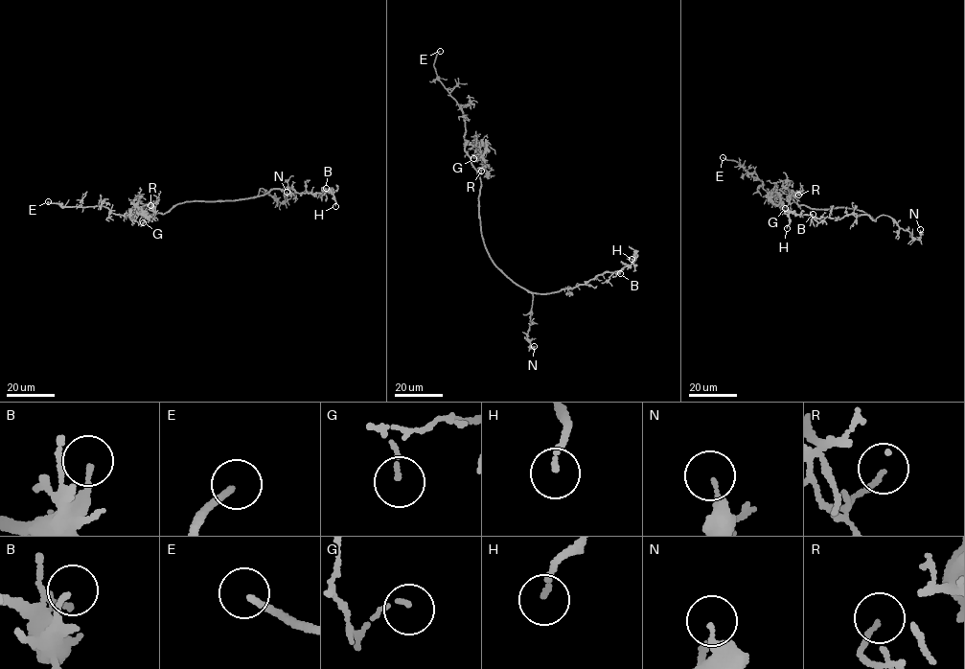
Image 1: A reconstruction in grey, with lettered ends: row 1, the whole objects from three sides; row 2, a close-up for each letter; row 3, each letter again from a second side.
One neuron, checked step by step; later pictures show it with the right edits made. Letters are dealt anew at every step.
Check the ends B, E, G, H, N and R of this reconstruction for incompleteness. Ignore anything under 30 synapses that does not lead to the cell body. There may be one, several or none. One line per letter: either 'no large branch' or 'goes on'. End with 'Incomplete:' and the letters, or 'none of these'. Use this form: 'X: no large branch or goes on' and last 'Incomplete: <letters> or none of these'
B: no large branch
E: goes on
G: no large branch
H: no large branch
N: no large branch
R: no large branch
Incomplete: E

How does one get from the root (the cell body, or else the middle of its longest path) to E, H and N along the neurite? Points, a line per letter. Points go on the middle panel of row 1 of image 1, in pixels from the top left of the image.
E: (484, 242), (478, 211), (480, 177), (465, 150), (462, 110), (437, 77), (434, 64), (440, 51)
H: (484, 242), (489, 256), (506, 276), (539, 293), (574, 288), (604, 272), (616, 272), (635, 258), (631, 259)
N: (484, 242), (497, 266), (533, 294), (526, 335), (530, 347), (534, 346)

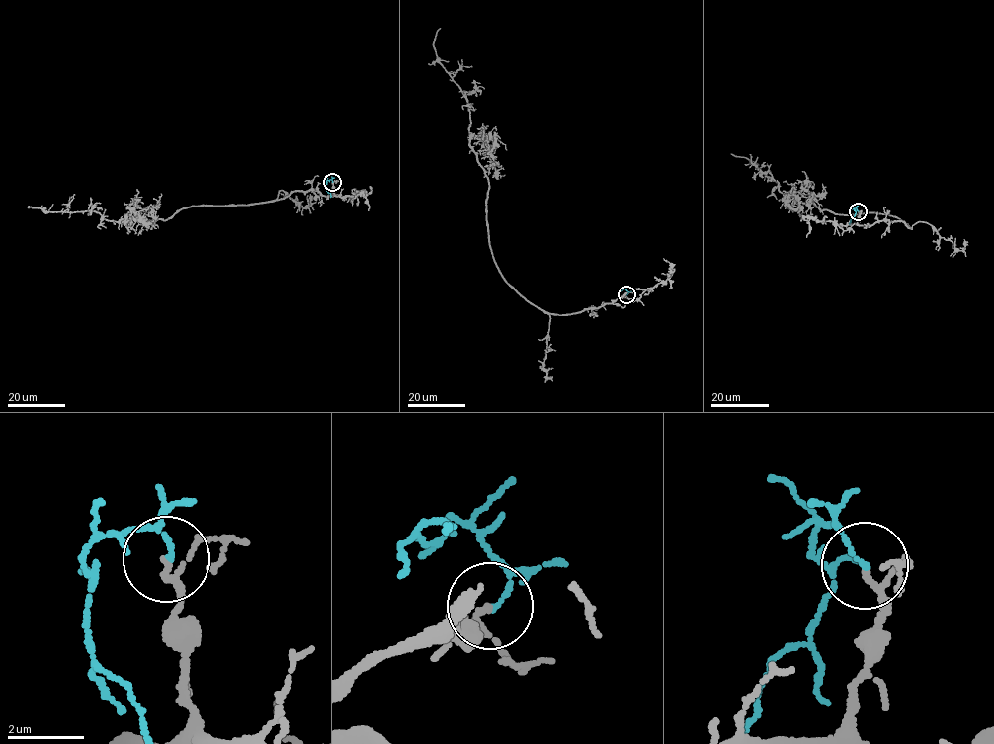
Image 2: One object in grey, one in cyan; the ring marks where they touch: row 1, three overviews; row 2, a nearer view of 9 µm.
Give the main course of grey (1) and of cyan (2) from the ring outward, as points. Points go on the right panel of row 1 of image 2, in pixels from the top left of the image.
1: (858, 211), (860, 225), (884, 219), (912, 227), (879, 213), (845, 214), (796, 201), (755, 163), (730, 153)
2: (858, 211), (854, 208), (856, 213), (849, 224)

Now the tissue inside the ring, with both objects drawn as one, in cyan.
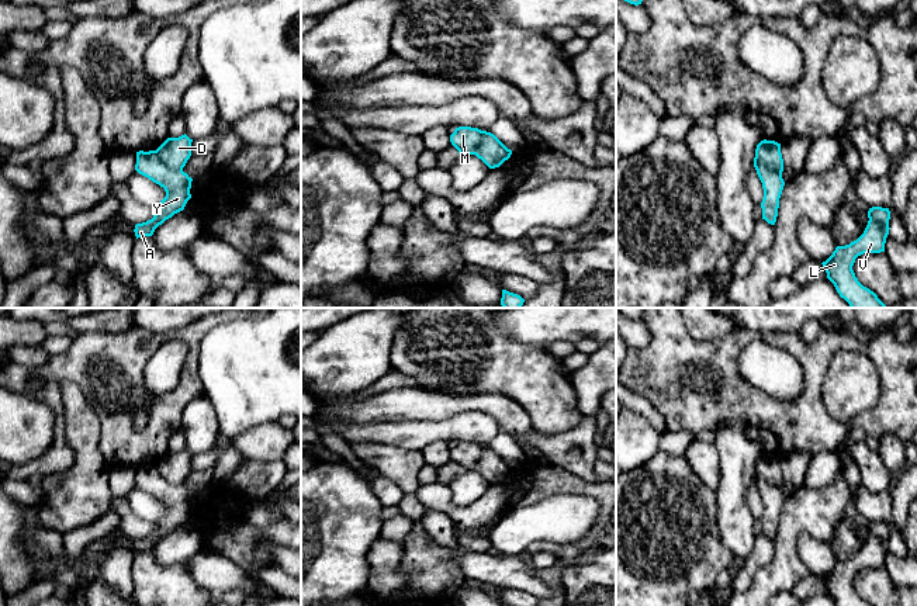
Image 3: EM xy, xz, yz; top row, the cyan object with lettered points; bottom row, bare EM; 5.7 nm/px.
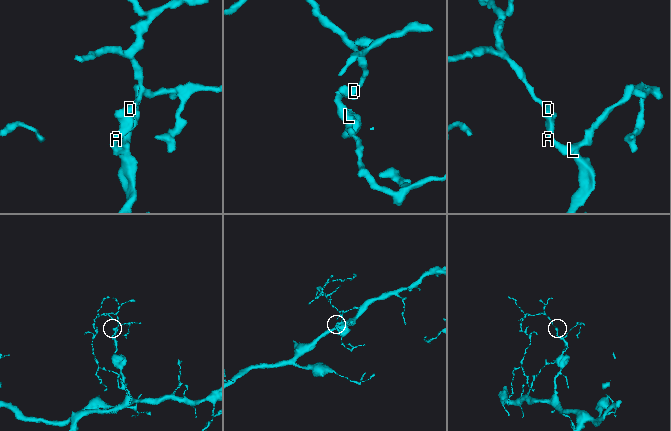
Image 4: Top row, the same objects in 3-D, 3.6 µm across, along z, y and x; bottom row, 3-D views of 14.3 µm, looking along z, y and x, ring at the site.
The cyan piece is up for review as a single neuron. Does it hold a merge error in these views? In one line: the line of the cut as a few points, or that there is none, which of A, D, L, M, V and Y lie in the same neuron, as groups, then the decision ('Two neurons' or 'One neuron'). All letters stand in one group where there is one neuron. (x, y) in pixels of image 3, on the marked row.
Split along xy (155, 151), (168, 166), (182, 170). Groups: A L M V Y / D. Two neurons

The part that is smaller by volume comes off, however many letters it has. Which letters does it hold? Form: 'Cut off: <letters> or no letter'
Cut off: D

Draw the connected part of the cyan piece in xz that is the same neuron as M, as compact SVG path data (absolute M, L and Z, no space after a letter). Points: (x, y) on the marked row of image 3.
M458 127L450 135L451 145L460 155L474 155L475 149L481 143L482 131L471 127Z

